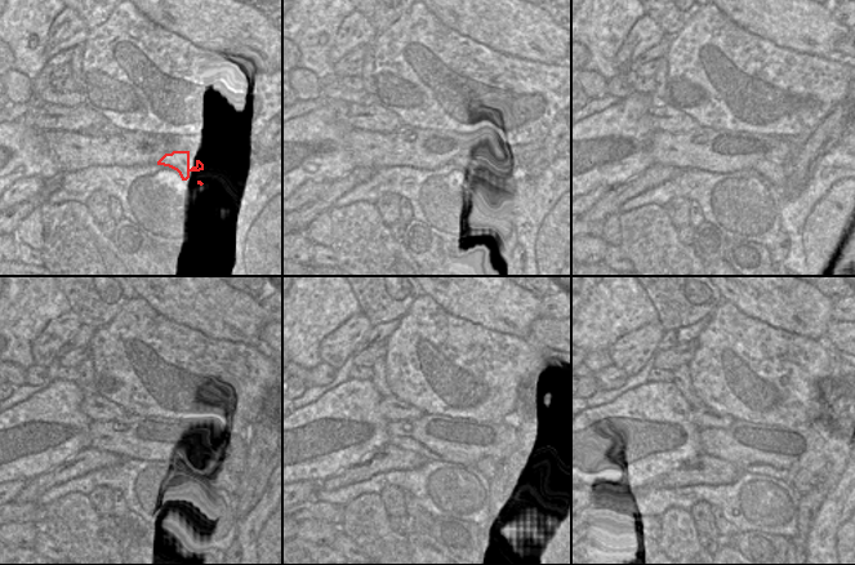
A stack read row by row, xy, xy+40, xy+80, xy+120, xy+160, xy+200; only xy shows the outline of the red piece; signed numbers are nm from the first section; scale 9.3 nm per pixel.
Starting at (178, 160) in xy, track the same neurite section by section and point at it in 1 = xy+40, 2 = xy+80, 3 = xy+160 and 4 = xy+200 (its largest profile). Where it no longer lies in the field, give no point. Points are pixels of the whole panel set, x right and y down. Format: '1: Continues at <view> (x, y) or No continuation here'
1: Continues at xy+40 (482, 170)
2: Continues at xy+80 (771, 170)
3: Continues at xy+160 (488, 467)
4: Continues at xy+200 (779, 474)

